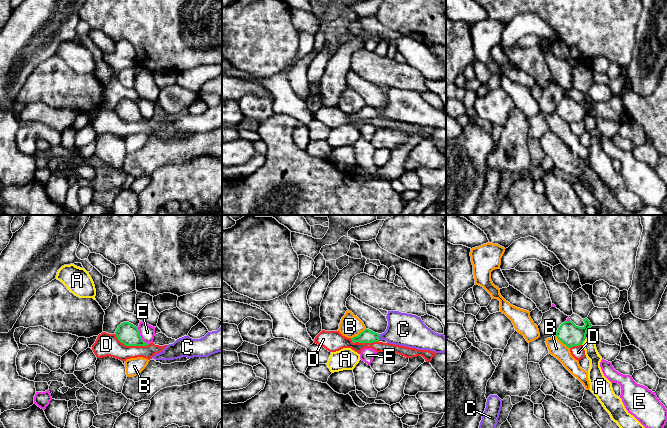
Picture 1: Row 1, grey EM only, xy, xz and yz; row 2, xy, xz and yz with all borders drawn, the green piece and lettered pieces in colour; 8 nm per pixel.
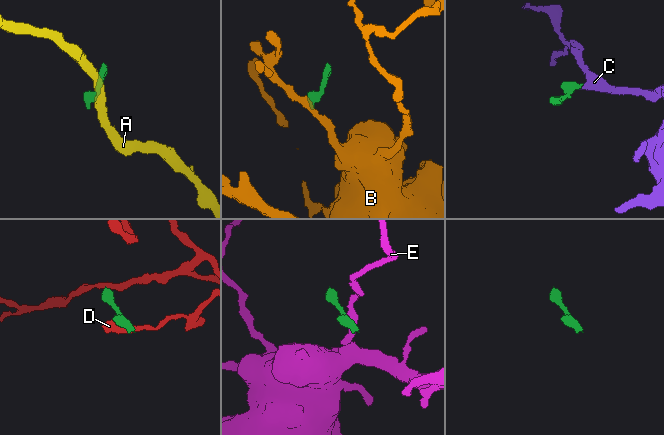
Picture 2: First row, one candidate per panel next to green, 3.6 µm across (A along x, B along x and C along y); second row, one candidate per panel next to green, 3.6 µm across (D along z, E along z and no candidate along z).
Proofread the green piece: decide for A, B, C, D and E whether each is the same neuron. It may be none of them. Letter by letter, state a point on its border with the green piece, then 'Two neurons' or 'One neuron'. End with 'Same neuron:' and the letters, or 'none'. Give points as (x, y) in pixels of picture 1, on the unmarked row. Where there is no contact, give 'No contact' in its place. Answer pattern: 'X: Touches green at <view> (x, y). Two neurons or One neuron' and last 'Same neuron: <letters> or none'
A: Touches green at yz (584, 116). Two neurons
B: Touches green at yz (562, 118). Two neurons
C: Touches green at xz (378, 112). One neuron
D: Touches green at xy (131, 121). Two neurons
E: Touches green at xy (140, 112). Two neurons
Same neuron: C

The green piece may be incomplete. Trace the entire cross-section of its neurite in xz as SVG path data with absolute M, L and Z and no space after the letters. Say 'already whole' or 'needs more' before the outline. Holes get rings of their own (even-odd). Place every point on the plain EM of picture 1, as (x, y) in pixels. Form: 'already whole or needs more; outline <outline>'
needs more; outline M388 87L388 102L384 109L378 110L365 105L351 114L353 119L373 119L386 116L387 119L435 129L446 128L446 113L428 104L420 93L399 87Z

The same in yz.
already whole; outline M587 94L583 97L585 99L583 103L576 102L571 96L565 97L556 108L557 114L568 124L582 121L586 115L588 105L592 103Z

